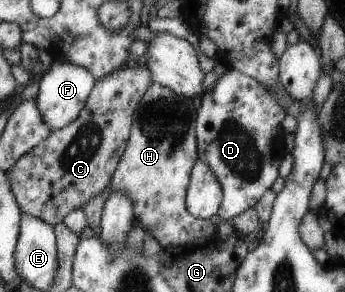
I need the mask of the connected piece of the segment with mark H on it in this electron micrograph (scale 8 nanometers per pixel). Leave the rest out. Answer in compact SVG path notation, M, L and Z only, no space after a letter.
M152 82L135 112L131 140L127 143L127 150L124 151L111 185L112 190L123 190L130 197L135 219L141 219L146 233L151 231L164 248L184 246L196 239L209 239L216 233L216 227L210 220L196 218L187 209L187 188L190 186L191 172L200 161L199 151L198 112L193 99Z

